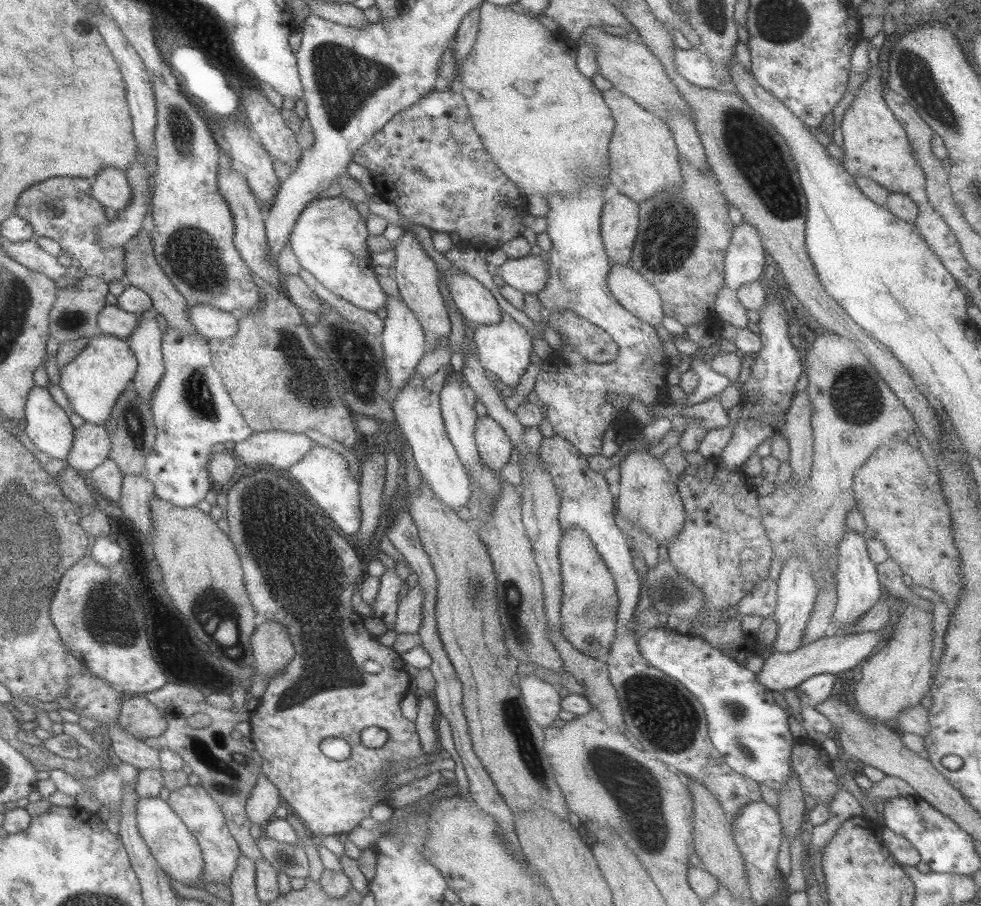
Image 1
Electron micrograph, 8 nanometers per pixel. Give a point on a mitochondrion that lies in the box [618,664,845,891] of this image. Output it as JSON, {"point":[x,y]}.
{"point":[669,718]}

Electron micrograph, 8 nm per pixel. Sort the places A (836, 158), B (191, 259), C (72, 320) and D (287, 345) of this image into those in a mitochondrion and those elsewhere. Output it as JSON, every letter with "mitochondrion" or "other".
{"A":"other","B":"mitochondrion","C":"mitochondrion","D":"mitochondrion"}

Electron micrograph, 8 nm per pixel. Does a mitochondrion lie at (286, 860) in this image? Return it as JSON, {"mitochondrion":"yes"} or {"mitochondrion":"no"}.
{"mitochondrion":"no"}

